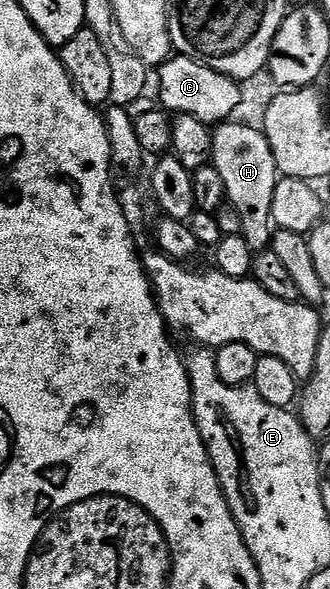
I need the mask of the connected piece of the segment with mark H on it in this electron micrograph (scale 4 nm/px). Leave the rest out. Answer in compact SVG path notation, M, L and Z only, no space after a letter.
M229 120L212 130L212 167L222 176L224 197L227 205L233 206L242 219L240 233L250 244L253 252L269 249L272 245L274 223L272 205L278 171L274 152L270 148L264 131L255 131L237 120Z

